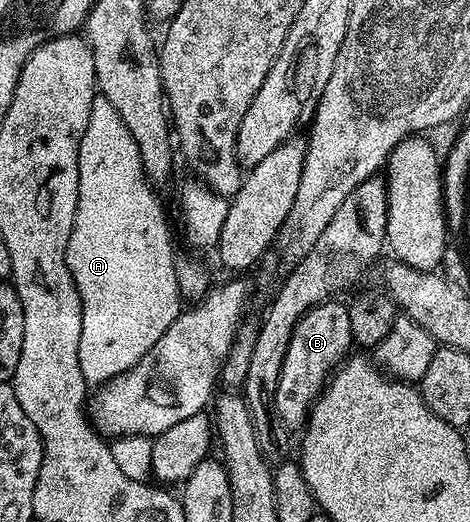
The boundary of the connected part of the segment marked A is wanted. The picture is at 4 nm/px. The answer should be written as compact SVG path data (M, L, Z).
M96 94L89 109L85 137L81 137L77 213L67 246L69 273L77 285L83 310L79 346L81 373L91 385L103 385L137 365L141 357L145 357L145 353L149 353L149 349L161 341L165 329L173 325L181 310L179 282L175 272L177 254L171 244L167 215L151 190L153 187L143 171L137 141L133 141L129 129L125 129L121 113L109 105L105 96Z

